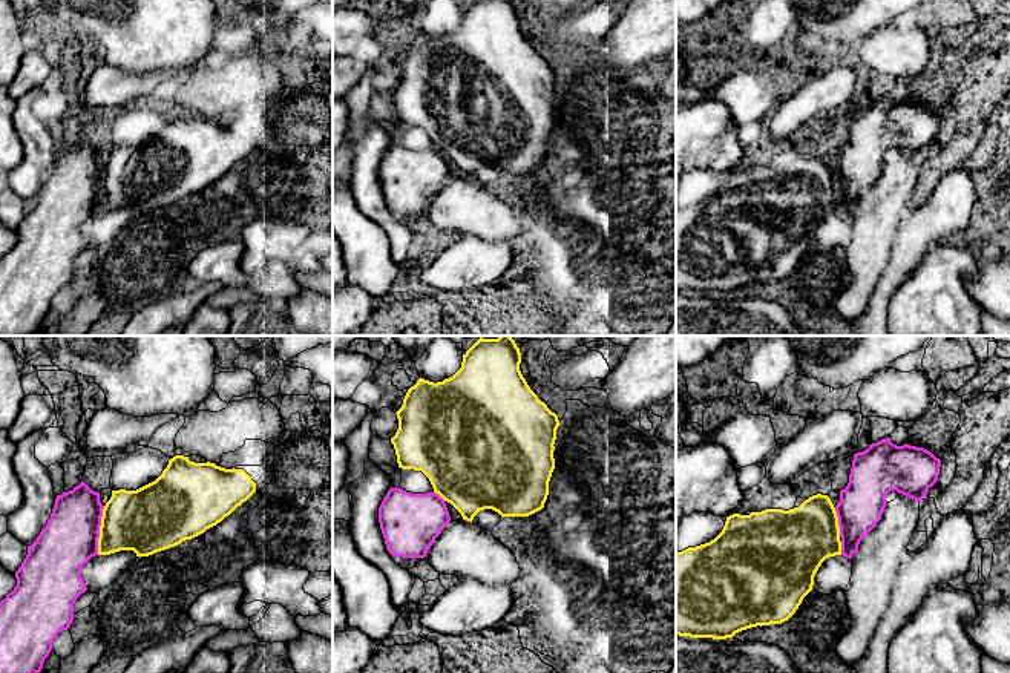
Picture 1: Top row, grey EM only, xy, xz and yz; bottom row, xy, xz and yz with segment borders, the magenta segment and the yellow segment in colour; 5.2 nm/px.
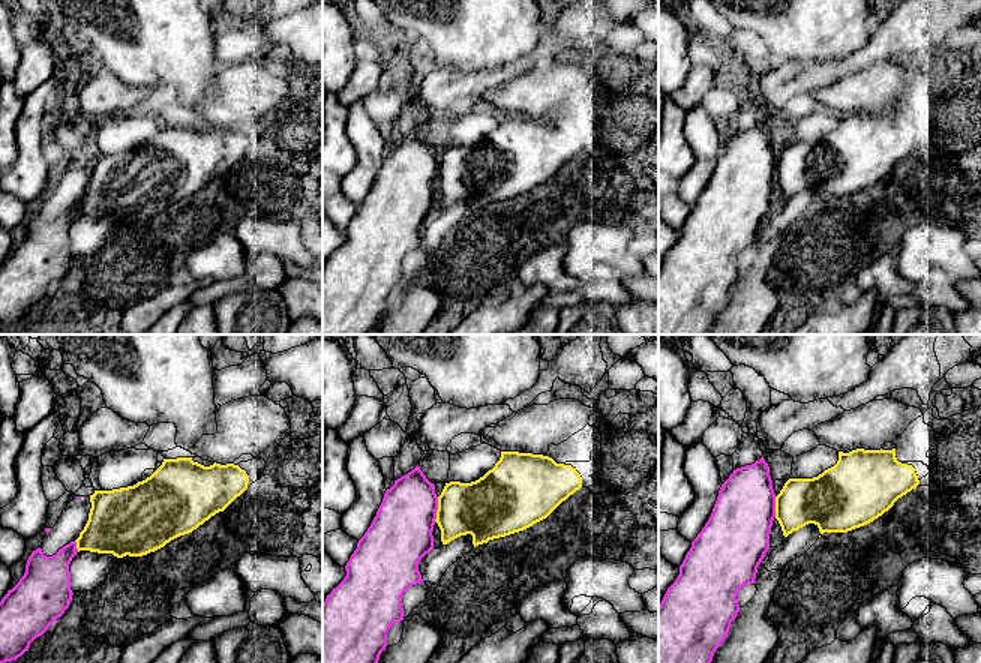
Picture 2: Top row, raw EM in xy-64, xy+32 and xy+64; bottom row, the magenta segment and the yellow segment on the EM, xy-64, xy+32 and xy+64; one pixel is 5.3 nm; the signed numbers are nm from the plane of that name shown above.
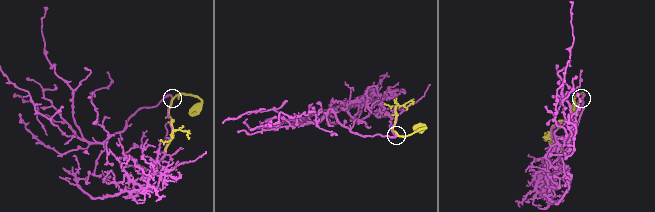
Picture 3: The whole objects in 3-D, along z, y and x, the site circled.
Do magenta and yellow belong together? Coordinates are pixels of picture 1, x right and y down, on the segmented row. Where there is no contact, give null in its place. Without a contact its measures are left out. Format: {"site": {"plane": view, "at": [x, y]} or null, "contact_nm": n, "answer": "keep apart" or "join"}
{"site": {"plane": "xy", "at": [98, 531]}, "contact_nm": 260, "answer": "join"}

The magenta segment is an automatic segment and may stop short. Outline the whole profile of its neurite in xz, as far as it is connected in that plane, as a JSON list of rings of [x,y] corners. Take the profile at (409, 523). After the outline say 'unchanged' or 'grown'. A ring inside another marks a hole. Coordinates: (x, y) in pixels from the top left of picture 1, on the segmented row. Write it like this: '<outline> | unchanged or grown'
[[[391,488],[379,507],[380,529],[392,556],[425,558],[449,521],[446,503],[435,492],[411,494],[400,488]]] | unchanged

